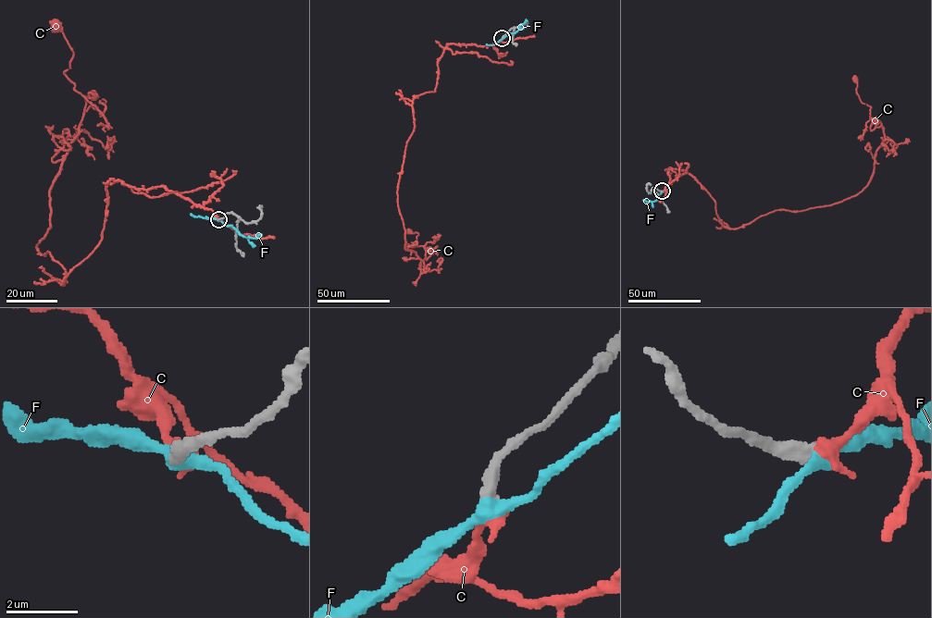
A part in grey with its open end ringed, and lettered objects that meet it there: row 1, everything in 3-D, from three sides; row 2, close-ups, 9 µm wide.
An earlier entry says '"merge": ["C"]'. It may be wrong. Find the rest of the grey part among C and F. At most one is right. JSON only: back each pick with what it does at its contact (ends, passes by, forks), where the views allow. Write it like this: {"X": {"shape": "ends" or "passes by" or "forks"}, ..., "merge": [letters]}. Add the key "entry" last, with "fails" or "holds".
{"C": {"shape": "passes by"}, "merge": ["C"], "entry": "holds"}

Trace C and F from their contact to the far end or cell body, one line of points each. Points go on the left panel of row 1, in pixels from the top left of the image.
C: (218, 219), (108, 183), (98, 245), (61, 284), (37, 249), (85, 97), (55, 25)
F: (218, 220), (245, 237), (257, 238), (261, 234)

